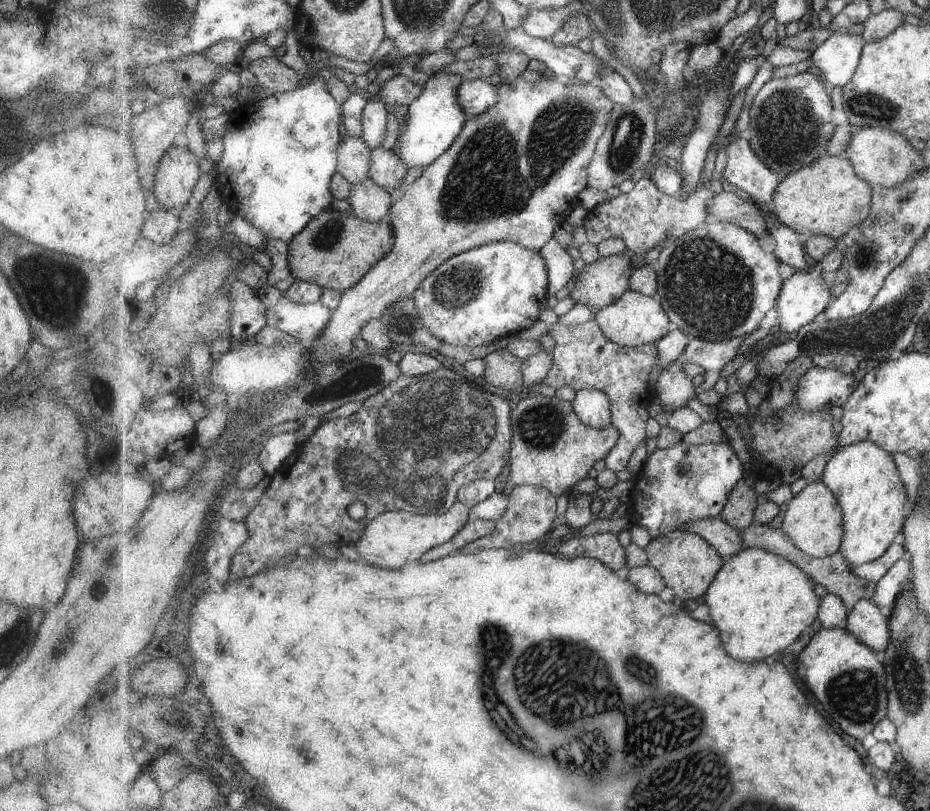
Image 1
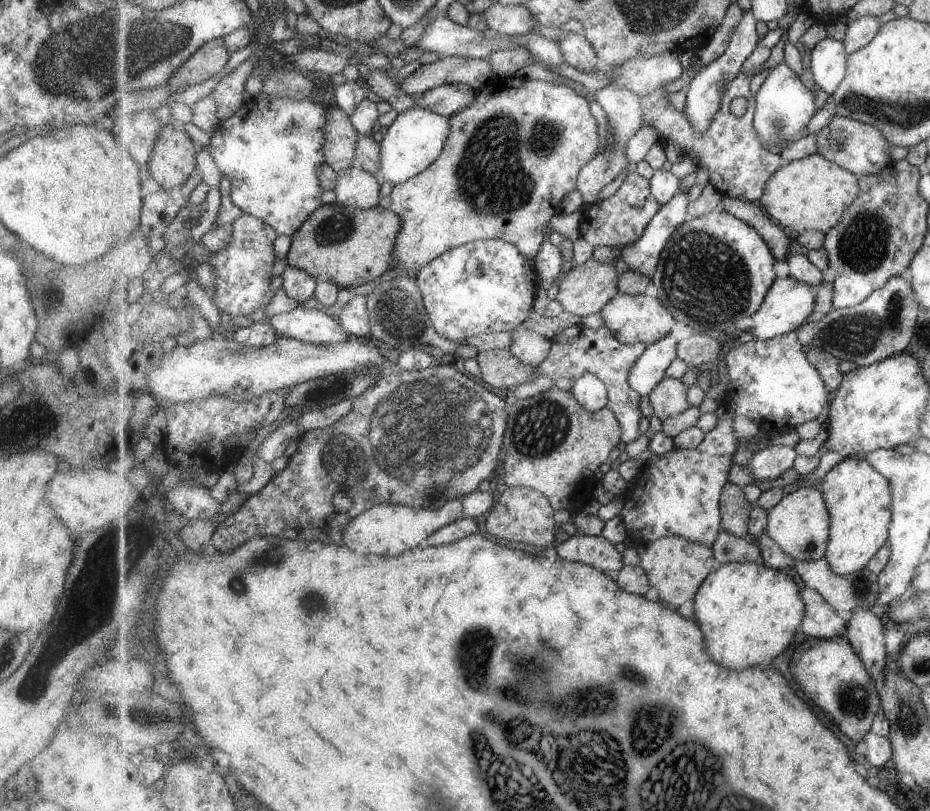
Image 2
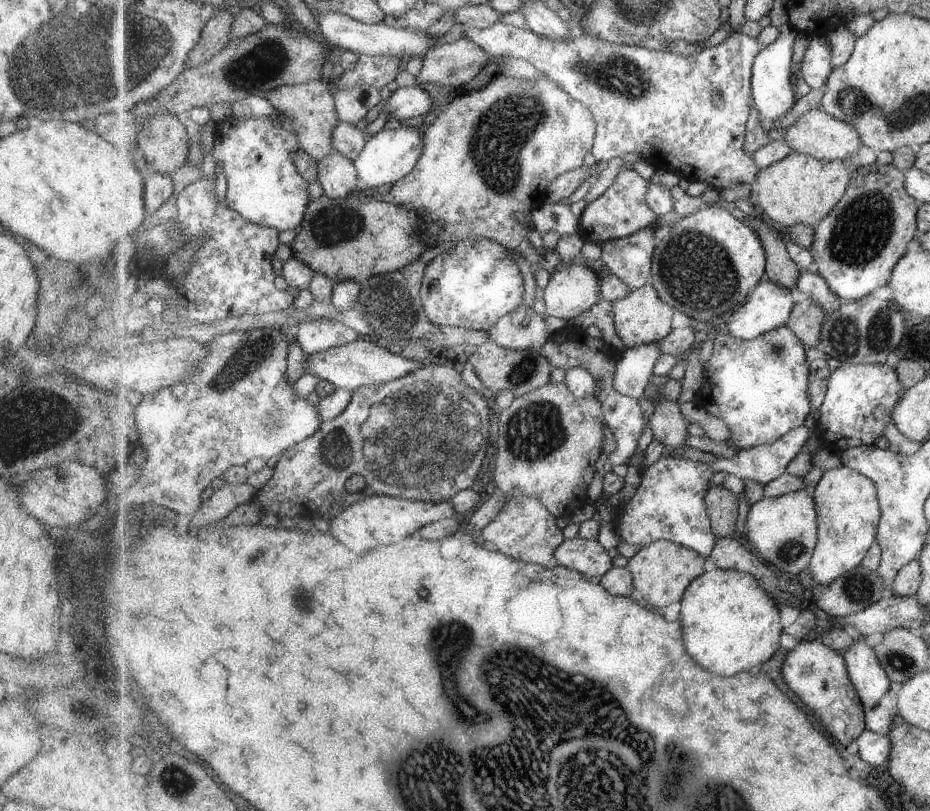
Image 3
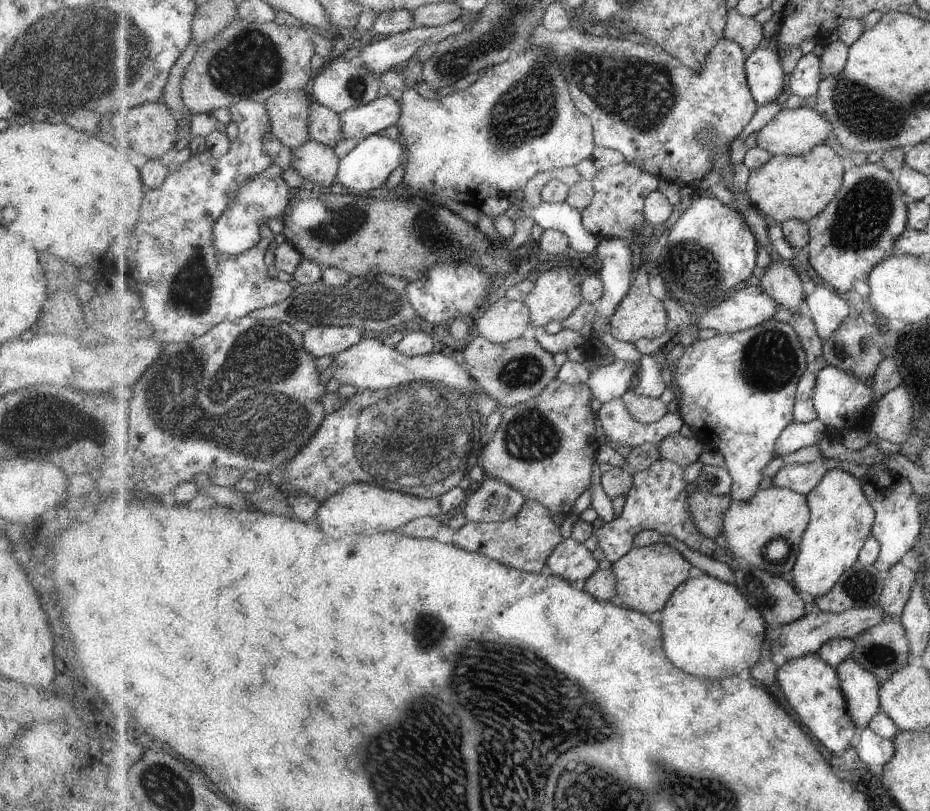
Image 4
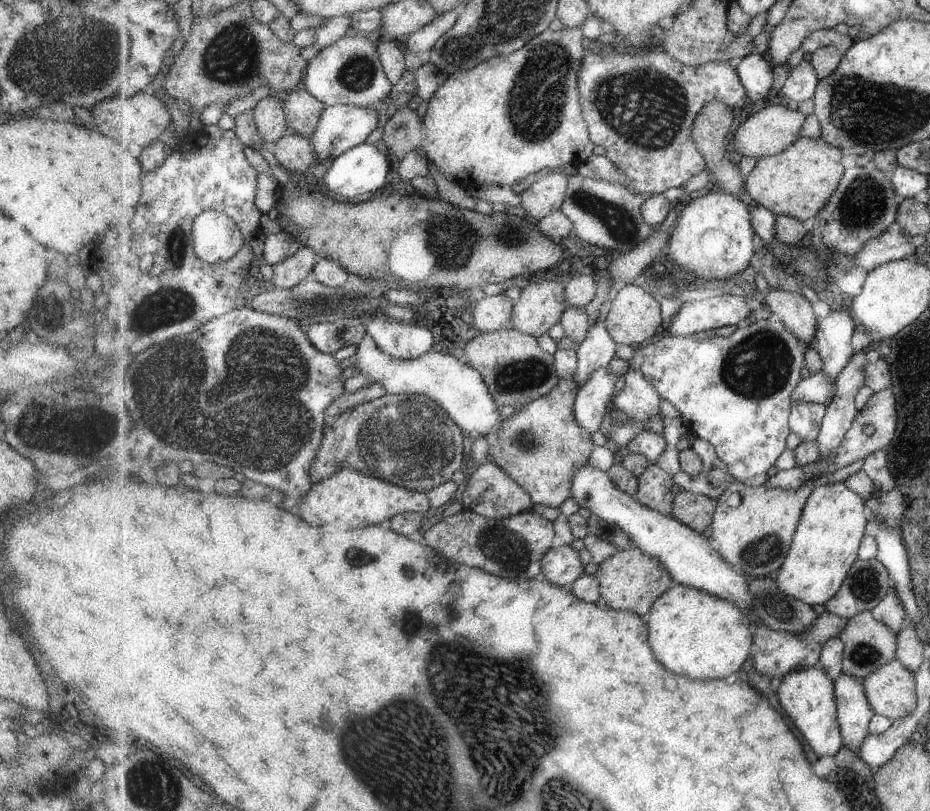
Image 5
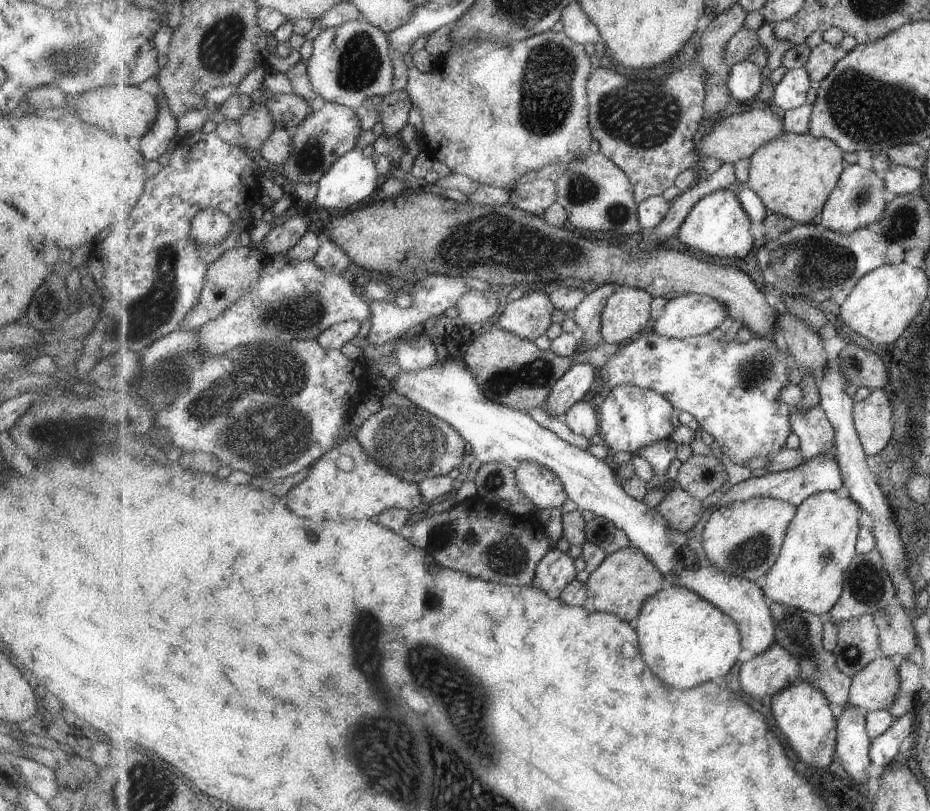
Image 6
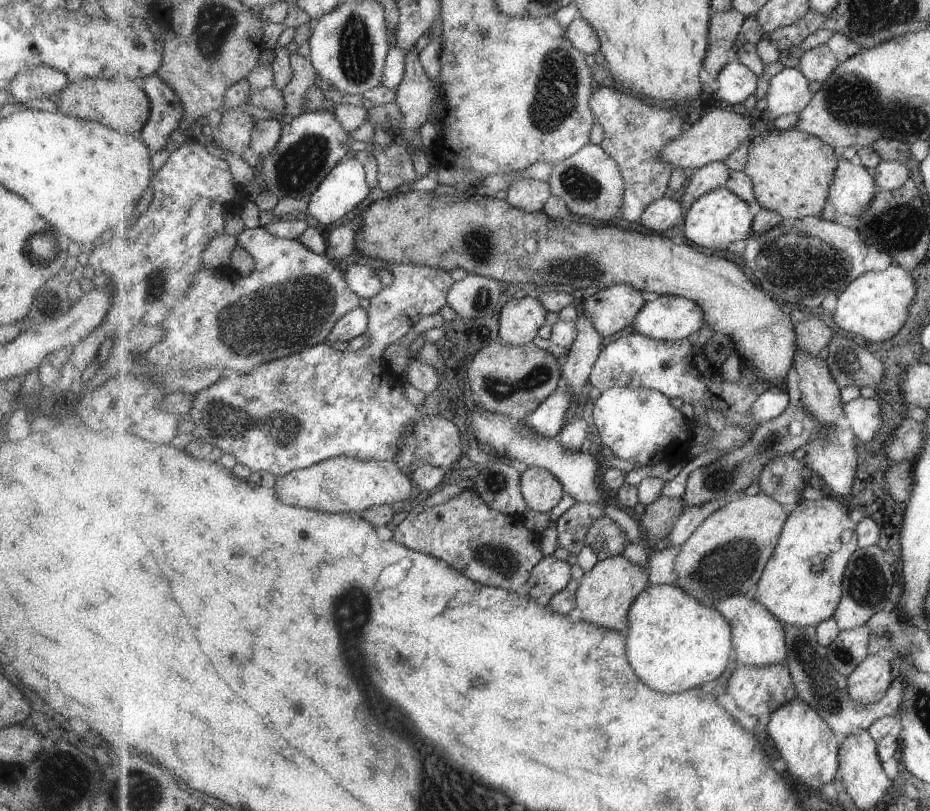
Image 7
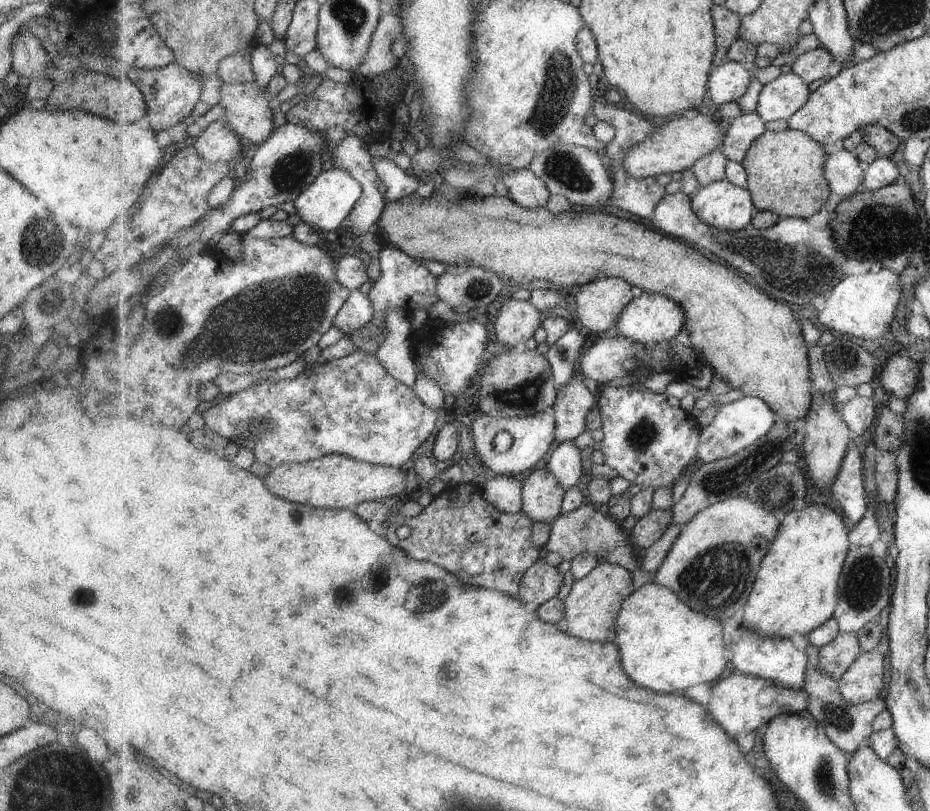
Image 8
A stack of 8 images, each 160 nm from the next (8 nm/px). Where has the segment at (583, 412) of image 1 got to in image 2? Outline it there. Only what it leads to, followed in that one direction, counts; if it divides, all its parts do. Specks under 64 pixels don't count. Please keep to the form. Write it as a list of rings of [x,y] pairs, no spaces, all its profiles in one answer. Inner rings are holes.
[[[584,373],[574,381],[571,392],[579,404],[589,412],[597,412],[609,405],[609,392],[605,382],[593,374]]]

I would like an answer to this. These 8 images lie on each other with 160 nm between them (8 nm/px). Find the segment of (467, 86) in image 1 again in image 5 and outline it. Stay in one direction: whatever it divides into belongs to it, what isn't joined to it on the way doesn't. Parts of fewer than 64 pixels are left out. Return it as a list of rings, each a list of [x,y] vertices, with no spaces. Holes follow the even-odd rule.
[[[333,105],[327,107],[313,133],[318,159],[332,162],[344,152],[364,143],[379,126],[379,114],[369,107]]]

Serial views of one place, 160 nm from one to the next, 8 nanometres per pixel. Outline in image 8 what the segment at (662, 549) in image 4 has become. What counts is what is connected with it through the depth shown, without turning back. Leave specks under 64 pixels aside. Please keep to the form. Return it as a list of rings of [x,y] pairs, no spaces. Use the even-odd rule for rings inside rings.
[[[601,561],[585,578],[577,579],[565,598],[566,631],[574,637],[602,643],[613,643],[618,637],[618,616],[623,603],[635,590],[633,573],[623,565]]]

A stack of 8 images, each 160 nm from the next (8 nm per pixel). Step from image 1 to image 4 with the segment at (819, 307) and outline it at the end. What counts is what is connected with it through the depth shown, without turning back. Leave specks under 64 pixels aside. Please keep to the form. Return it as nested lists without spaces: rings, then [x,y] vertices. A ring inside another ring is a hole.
[[[749,286],[729,298],[723,297],[699,322],[703,328],[735,334],[767,323],[780,309],[777,300],[763,292],[761,286]]]

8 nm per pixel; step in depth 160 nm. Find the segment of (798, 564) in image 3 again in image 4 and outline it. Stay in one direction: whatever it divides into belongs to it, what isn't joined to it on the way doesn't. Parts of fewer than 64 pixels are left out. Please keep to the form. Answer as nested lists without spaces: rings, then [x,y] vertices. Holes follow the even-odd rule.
[[[772,485],[759,490],[748,502],[732,500],[723,516],[722,534],[729,546],[730,555],[740,563],[782,576],[795,567],[801,540],[810,521],[807,495]]]

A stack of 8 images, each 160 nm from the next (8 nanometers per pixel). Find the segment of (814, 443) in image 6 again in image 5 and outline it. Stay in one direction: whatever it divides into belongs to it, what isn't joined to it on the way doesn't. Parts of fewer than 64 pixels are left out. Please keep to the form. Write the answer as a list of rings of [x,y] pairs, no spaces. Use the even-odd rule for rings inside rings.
[[[792,401],[790,427],[803,441],[818,438],[827,407],[817,403]]]

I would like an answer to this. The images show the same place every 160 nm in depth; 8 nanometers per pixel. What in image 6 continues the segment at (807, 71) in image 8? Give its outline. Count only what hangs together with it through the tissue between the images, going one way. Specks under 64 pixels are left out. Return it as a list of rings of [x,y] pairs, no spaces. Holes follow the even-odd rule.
[[[825,41],[811,50],[805,67],[809,71],[813,83],[817,86],[819,82],[826,79],[846,53],[846,50],[839,45],[829,44]]]

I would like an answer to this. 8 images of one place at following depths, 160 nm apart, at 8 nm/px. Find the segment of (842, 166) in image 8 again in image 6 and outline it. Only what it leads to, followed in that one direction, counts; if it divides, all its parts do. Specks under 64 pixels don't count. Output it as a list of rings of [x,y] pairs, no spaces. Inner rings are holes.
[[[855,164],[848,166],[840,176],[838,187],[826,202],[818,222],[829,230],[850,235],[873,222],[880,222],[886,215],[888,202],[885,200],[887,191],[884,177],[880,177],[873,168],[865,169]]]

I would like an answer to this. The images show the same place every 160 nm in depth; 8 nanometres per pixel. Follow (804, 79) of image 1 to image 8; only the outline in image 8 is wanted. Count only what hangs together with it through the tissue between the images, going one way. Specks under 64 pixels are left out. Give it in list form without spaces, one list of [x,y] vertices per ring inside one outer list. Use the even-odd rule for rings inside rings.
[[[727,61],[710,73],[710,98],[719,106],[739,100],[753,82],[749,66],[737,61]]]

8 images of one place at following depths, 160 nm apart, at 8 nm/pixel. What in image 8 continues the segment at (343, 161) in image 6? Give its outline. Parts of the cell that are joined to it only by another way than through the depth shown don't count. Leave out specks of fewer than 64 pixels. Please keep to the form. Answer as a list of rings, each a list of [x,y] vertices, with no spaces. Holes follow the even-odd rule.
[[[337,167],[323,171],[315,182],[295,200],[296,213],[305,223],[319,231],[333,231],[351,214],[364,193],[363,185],[347,169]]]

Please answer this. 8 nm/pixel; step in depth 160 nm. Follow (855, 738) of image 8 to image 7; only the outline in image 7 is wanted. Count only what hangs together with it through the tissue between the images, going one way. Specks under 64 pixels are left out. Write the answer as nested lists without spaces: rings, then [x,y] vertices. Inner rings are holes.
[[[784,625],[788,644],[788,664],[793,676],[795,686],[798,688],[799,698],[813,705],[831,725],[836,735],[849,735],[860,733],[881,717],[897,717],[902,711],[904,692],[907,681],[901,673],[894,678],[890,690],[878,703],[864,705],[850,695],[849,680],[840,673],[828,657],[828,648],[825,648],[818,639],[817,627],[798,627]]]

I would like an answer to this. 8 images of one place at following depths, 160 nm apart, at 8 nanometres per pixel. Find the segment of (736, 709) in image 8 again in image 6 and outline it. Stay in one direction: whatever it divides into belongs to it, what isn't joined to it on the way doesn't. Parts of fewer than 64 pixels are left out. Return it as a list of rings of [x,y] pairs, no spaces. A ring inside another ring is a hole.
[[[779,642],[742,663],[739,670],[741,690],[755,699],[772,697],[802,680],[802,660]]]

